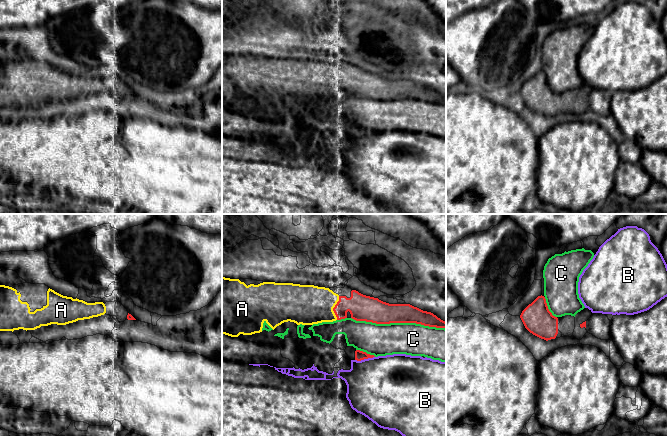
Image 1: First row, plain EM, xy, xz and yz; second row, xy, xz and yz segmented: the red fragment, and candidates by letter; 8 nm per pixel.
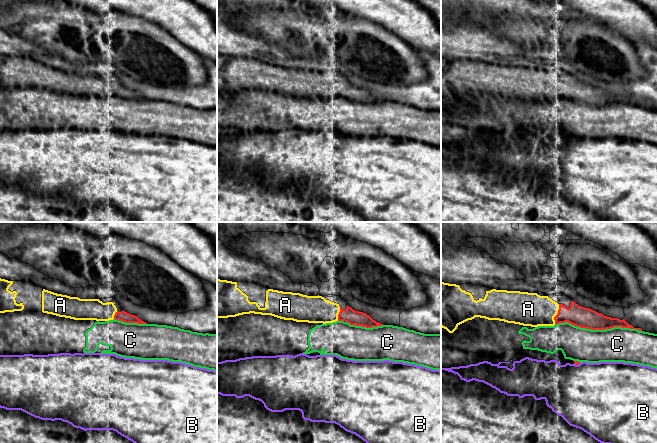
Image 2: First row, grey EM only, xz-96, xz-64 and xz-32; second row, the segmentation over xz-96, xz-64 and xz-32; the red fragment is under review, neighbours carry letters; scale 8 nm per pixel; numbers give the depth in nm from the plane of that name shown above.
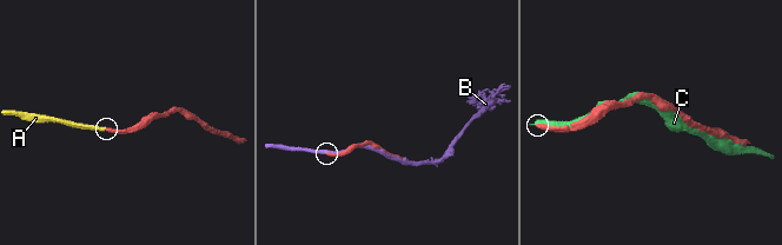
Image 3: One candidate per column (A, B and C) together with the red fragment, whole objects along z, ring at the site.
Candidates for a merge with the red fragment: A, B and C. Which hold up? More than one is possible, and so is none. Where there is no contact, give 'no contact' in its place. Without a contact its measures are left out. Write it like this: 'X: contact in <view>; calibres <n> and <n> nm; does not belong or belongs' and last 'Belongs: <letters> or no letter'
A: contact in xz; calibres 200 and 320 nm; belongs
B: contact in xz; calibres 80 and 480 nm; does not belong
C: contact in xz; calibres 200 and 260 nm; does not belong
Belongs: A

